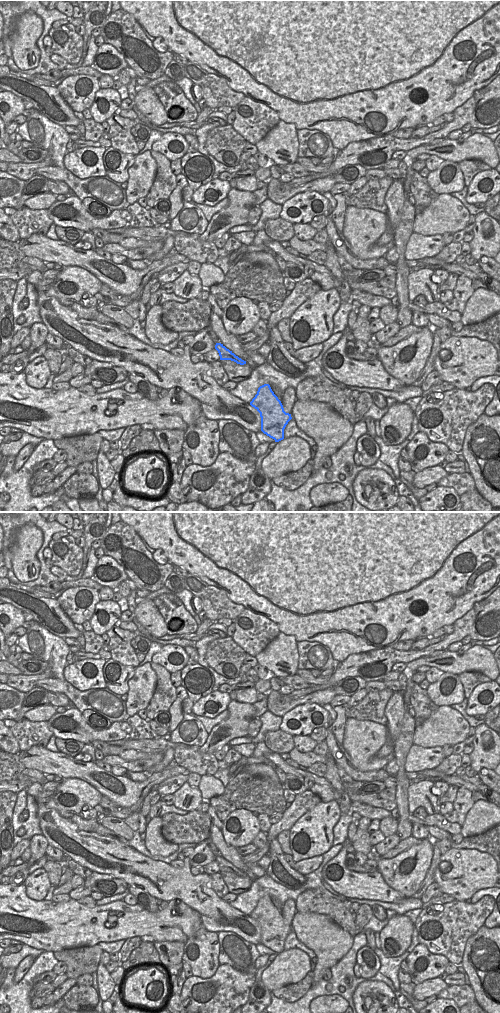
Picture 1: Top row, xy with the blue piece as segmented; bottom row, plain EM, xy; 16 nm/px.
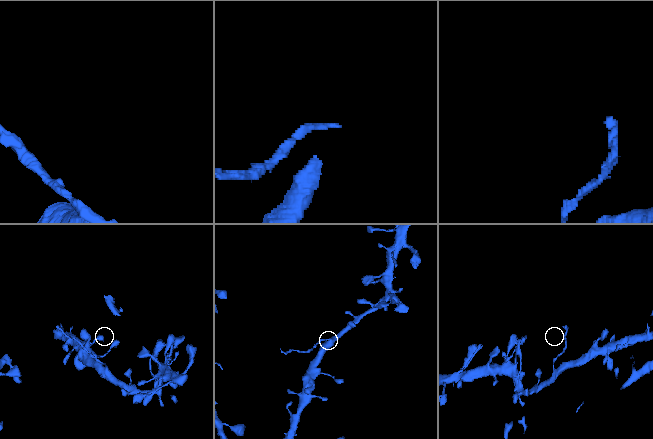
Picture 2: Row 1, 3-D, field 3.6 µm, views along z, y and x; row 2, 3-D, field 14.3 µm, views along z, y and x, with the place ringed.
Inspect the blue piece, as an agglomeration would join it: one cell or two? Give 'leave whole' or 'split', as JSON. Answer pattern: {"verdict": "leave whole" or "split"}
{"verdict": "split"}

